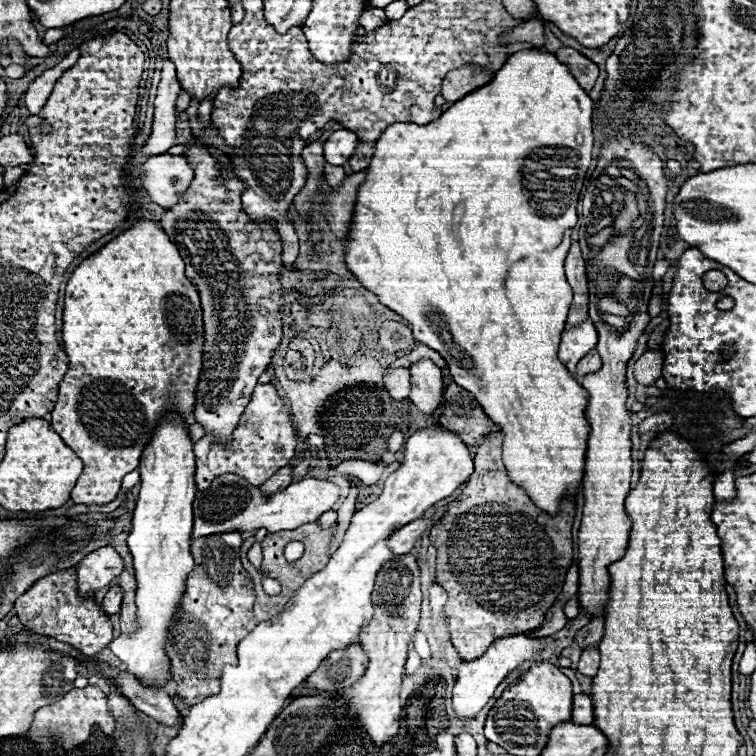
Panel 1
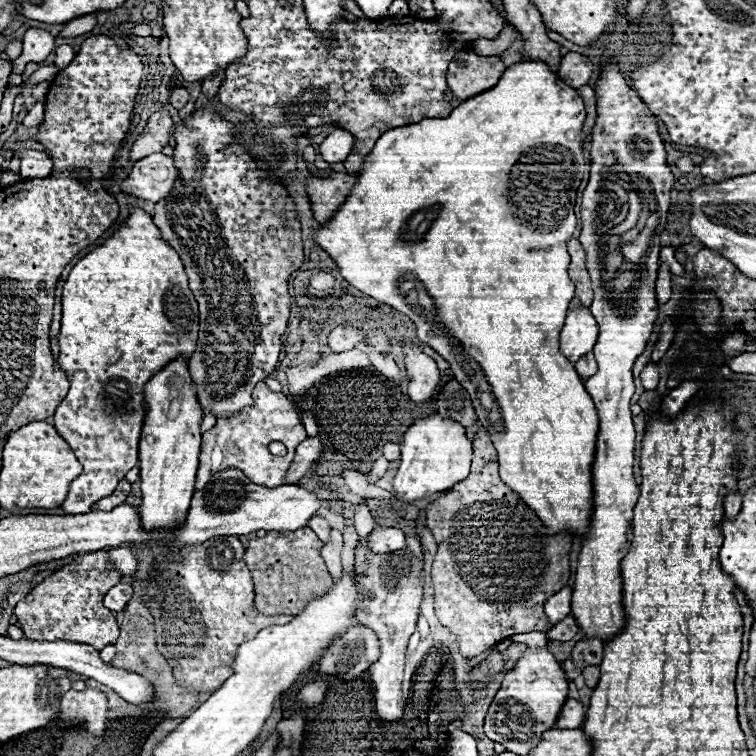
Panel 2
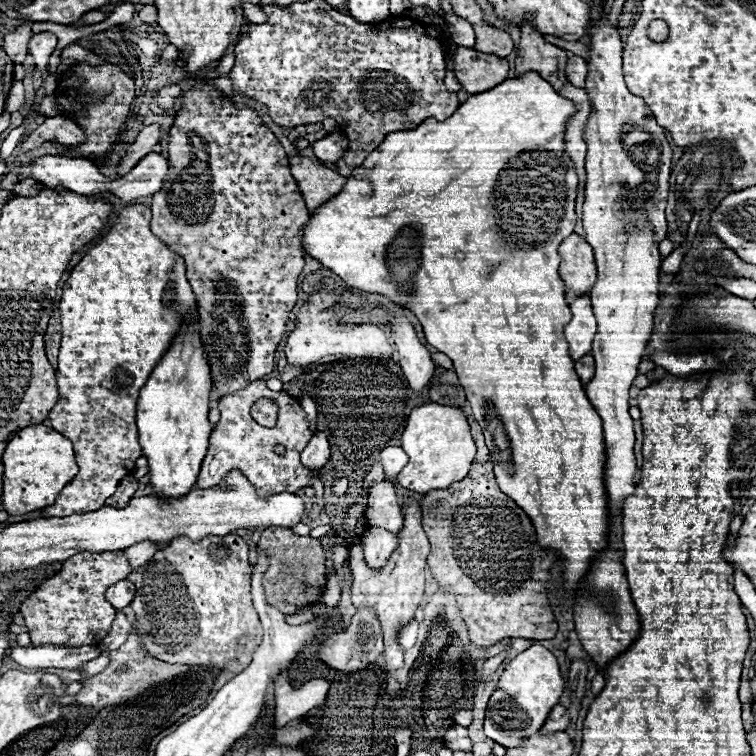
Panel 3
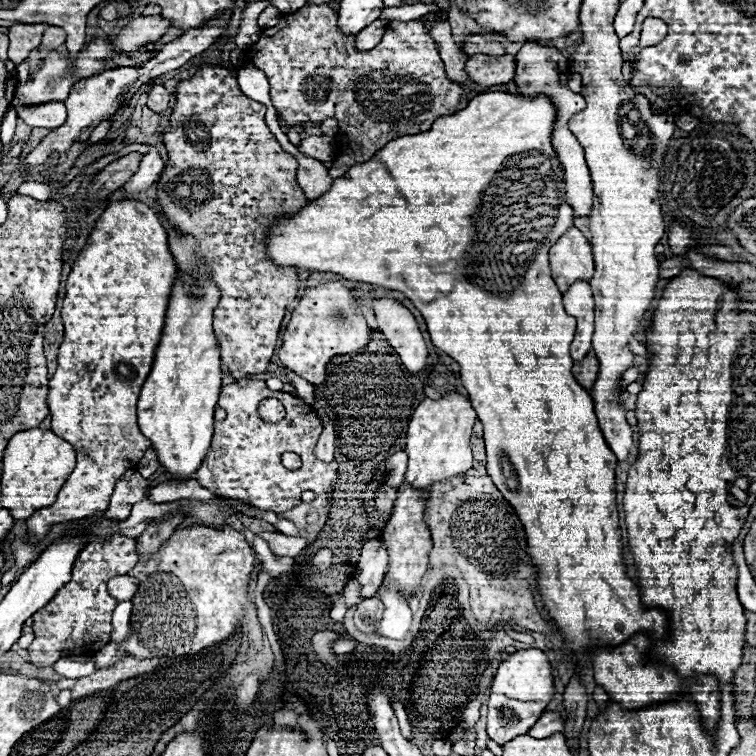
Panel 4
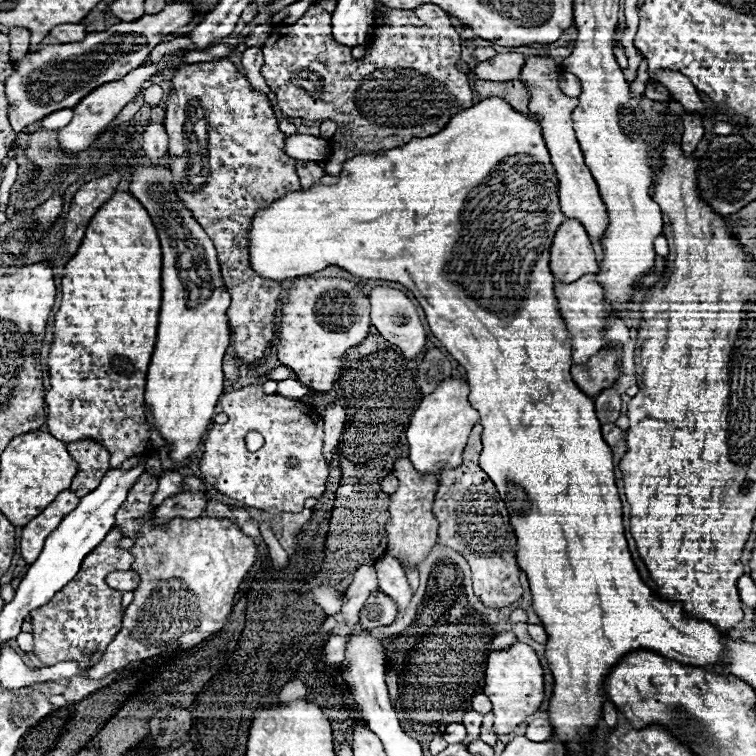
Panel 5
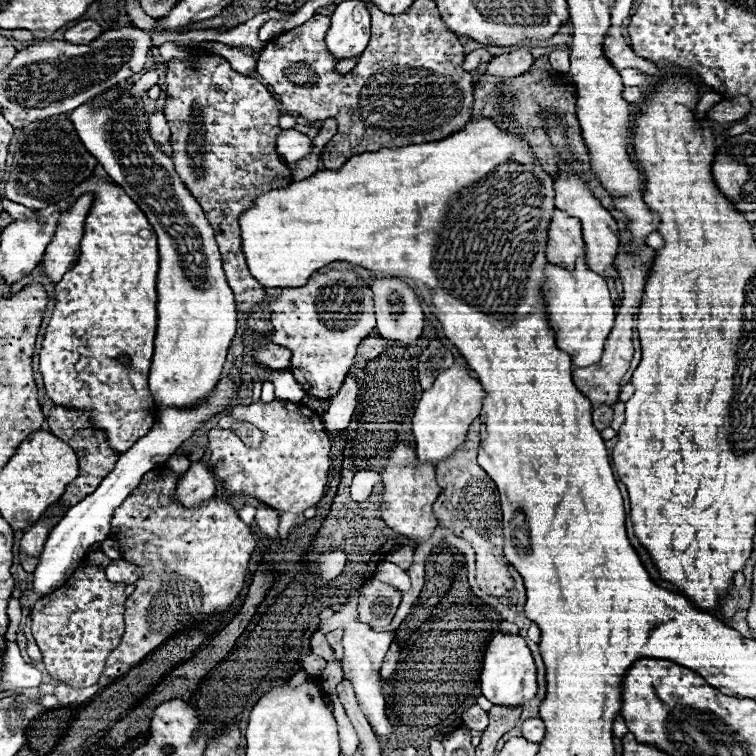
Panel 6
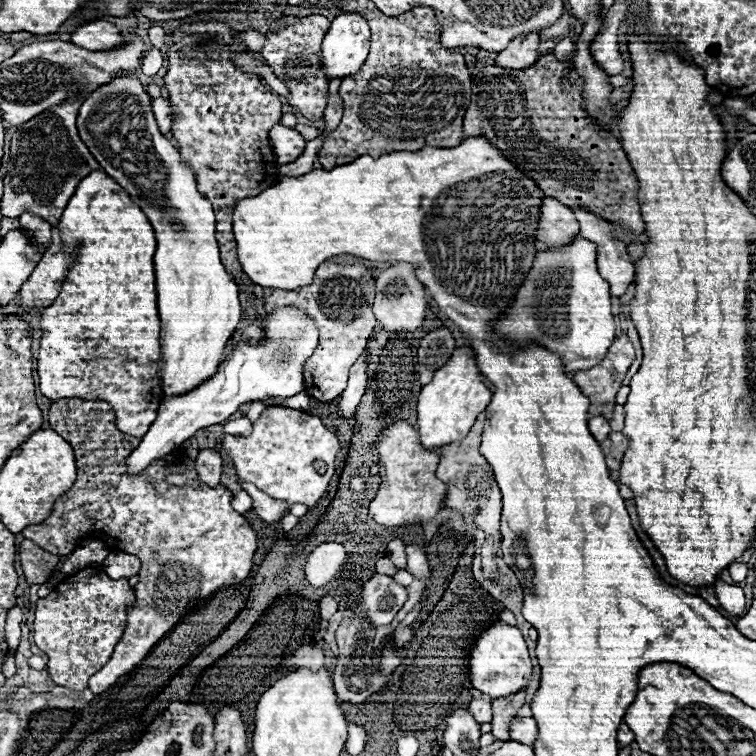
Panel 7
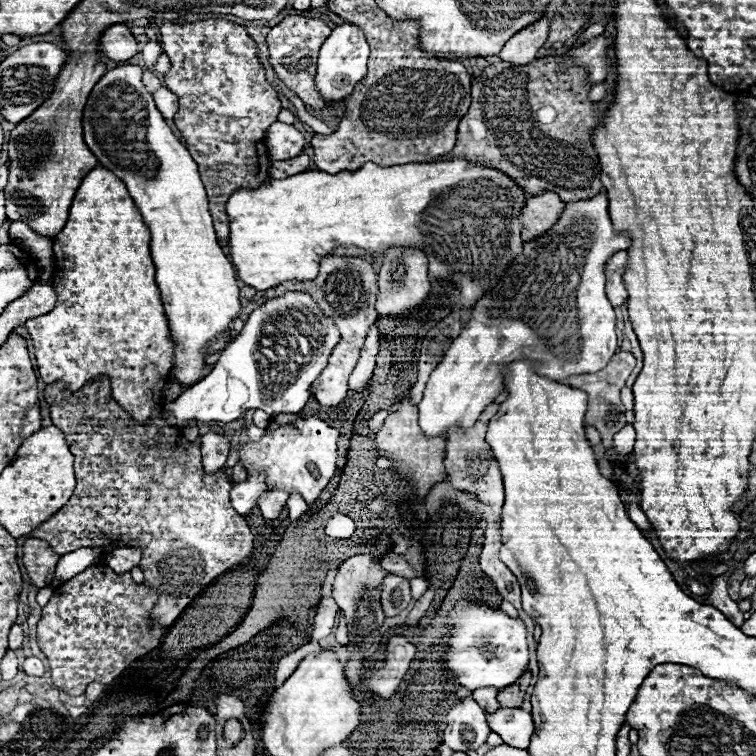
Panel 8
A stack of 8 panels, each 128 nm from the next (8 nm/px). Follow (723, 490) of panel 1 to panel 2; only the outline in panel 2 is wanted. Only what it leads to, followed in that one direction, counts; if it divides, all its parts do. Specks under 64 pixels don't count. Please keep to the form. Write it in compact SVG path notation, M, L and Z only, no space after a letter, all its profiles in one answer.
M730 492L724 498L724 512L728 518L734 518L736 512L740 512L740 504L742 504L742 494L740 492Z

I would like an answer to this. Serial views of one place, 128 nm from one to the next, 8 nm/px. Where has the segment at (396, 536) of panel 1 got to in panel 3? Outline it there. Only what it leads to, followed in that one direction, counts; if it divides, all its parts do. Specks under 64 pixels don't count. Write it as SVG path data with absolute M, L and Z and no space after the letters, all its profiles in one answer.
M370 526L366 530L366 534L362 536L362 546L364 546L364 558L366 558L368 566L382 568L386 564L388 556L398 546L398 538L396 538L396 534L388 532L384 528Z

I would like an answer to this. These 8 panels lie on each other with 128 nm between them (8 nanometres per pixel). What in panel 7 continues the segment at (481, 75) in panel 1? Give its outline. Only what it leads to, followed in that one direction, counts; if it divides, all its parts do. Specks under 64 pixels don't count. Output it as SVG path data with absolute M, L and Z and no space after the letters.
M538 32L522 34L514 38L506 50L502 50L496 58L496 66L510 68L510 70L522 70L530 68L538 60Z

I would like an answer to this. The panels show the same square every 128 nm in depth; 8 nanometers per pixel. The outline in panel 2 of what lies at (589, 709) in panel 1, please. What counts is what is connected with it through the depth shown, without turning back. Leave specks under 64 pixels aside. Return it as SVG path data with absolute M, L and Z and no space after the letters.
M568 698L554 728L582 728L584 714L586 714L586 708L582 706L582 702Z

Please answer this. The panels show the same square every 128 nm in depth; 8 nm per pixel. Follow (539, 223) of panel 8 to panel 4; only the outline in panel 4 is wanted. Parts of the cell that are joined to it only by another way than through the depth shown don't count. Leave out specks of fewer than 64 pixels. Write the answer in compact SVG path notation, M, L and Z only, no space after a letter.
M570 228L552 246L550 268L560 292L566 292L576 280L588 282L594 276L592 248L578 228Z

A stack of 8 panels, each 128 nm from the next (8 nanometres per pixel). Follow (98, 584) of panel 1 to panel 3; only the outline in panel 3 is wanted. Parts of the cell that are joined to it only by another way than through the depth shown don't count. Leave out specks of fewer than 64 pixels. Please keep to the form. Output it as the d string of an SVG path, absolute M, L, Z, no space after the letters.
M142 542L142 544L134 544L132 548L126 548L124 556L128 556L128 562L132 564L132 568L138 568L138 566L144 566L158 548L160 548L160 544Z

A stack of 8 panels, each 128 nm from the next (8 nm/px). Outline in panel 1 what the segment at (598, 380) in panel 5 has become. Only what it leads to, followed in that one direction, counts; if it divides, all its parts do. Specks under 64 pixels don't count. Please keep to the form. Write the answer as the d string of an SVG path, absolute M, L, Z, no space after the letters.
M592 350L592 352L588 352L588 354L578 362L576 374L586 376L586 374L592 374L592 372L596 372L596 370L600 370L600 368L602 368L602 360L600 360L598 352Z

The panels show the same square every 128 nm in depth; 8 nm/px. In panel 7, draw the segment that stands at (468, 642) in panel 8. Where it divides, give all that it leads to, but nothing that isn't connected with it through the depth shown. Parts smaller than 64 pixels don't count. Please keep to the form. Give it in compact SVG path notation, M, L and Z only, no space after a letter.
M496 622L486 628L474 642L470 652L470 682L482 694L490 698L504 698L524 690L532 676L532 662L528 656L526 642L516 626Z

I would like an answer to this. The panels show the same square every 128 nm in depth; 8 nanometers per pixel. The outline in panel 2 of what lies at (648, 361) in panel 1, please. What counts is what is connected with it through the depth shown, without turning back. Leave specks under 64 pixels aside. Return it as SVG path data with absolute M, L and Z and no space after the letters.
M648 362L640 374L640 380L642 380L642 386L644 390L654 390L658 386L658 380L660 380L660 372L658 372L658 364L656 362Z

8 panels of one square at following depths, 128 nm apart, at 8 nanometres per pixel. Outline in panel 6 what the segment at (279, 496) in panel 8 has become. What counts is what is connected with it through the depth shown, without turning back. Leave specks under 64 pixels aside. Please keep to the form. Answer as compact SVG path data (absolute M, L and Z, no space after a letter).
M260 504L258 506L258 512L256 512L256 524L258 528L272 540L278 540L278 522L280 522L280 516L282 512L276 512L272 510L270 506L266 504Z

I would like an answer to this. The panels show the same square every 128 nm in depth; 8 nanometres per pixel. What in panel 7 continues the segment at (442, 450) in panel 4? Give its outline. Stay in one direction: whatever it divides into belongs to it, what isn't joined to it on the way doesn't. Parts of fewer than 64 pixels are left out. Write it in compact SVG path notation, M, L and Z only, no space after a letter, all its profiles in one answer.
M458 346L452 358L438 368L432 382L426 384L418 398L418 432L420 442L428 450L440 450L460 438L464 438L476 416L490 404L492 390L486 390L486 384L480 380L480 370L476 366L474 350L470 346Z

